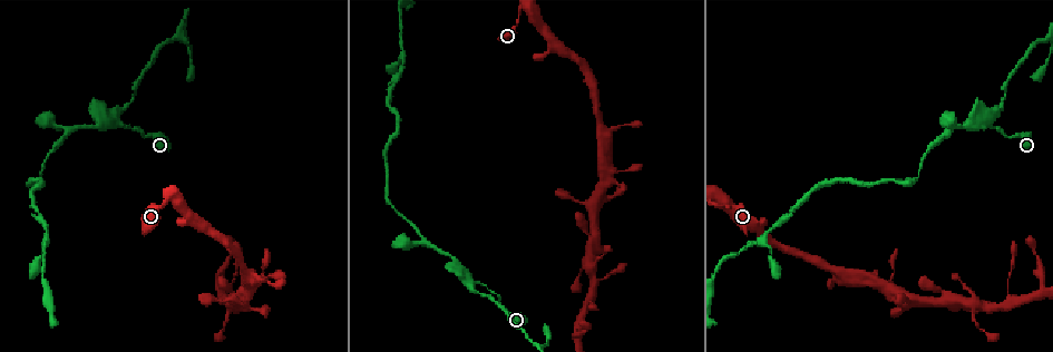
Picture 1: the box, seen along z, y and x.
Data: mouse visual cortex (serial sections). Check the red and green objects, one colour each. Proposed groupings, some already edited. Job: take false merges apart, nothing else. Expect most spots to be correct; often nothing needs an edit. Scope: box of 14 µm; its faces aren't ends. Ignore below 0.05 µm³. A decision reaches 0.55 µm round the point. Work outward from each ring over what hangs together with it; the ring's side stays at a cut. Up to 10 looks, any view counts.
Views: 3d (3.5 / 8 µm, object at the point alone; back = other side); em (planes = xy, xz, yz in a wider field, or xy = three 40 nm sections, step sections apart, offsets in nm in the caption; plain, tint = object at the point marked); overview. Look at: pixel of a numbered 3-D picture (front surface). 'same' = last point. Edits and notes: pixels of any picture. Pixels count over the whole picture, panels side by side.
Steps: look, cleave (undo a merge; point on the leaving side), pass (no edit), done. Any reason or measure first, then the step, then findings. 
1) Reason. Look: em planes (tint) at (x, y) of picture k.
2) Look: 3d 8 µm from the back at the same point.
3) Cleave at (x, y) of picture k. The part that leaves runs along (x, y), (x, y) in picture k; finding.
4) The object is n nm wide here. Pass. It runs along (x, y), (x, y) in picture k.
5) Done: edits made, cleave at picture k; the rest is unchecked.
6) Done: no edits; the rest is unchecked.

A fork. Look: 3d 3.5 µm at (876, 284) of picture 1.

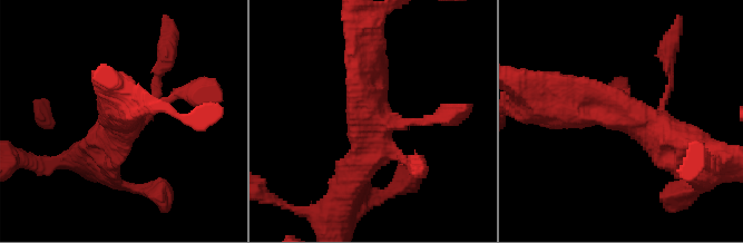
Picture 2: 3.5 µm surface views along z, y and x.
Look: em xy step 2 (tint) at (374, 118) of picture 2.

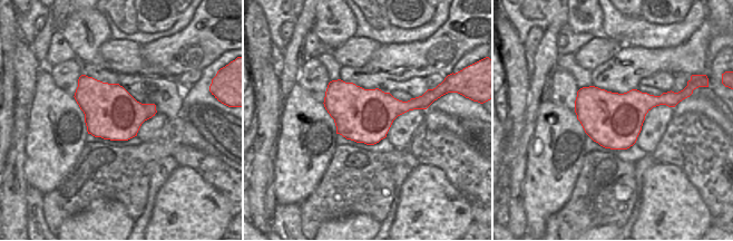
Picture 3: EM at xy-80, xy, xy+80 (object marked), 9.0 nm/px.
Pass. It runs along (550, 99), (613, 109), (684, 141) in picture 2; one cell here.

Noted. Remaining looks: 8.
Three arms meet. Look: 3d 3.5 µm at (586, 304) of picture 1.

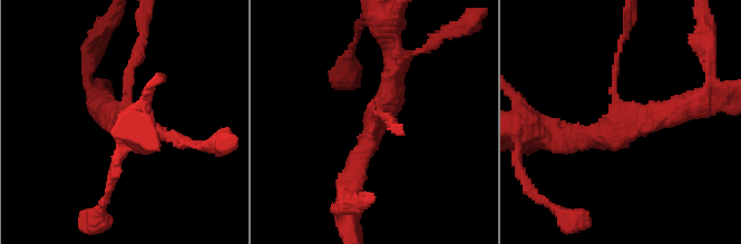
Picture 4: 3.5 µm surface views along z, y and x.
3 arms meet here; the arms are 100, 300, 300 nm wide. Look: em xy step 3 (tint) at (622, 131) of picture 4.

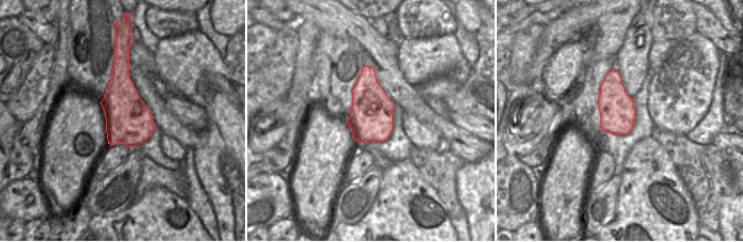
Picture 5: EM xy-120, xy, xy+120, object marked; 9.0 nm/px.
Pass. One cell here.

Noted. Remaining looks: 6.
Small branch off a trunk. Look: 3d 3.5 µm at (470, 281) of picture 1.

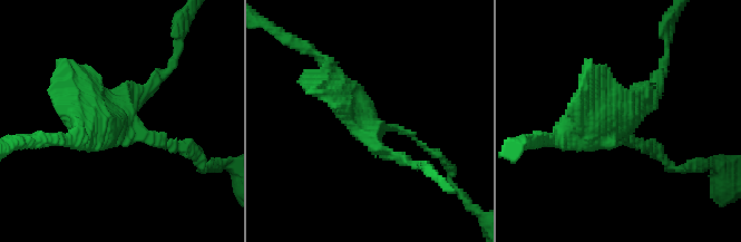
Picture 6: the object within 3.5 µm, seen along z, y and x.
Now the EM. Look: em xy step 1 (plain) at (372, 129) of picture 6.

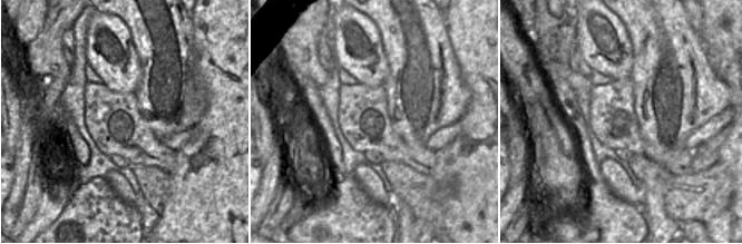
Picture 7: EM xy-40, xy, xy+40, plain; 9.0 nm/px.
Look: em xy step 1 (tint) at the same point.

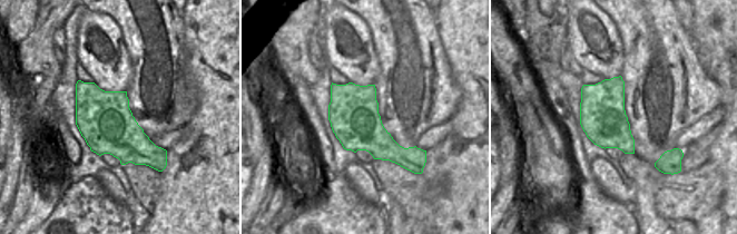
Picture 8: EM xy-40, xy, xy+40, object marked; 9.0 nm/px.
The object is 460 nm wide here. Pass. It runs along (430, 153), (409, 133), (361, 119), (331, 70) in picture 6; all the same cell.

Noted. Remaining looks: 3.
Branch point. Look: 3d 8 µm at (950, 132) of picture 1.

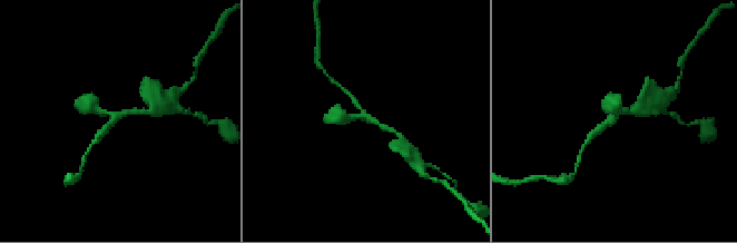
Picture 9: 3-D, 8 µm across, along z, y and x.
3 arms meet here; the arms are 150, 150, 250 nm wide; now the EM. Look: em xy step 3 (tint) at (116, 116) of picture 9.

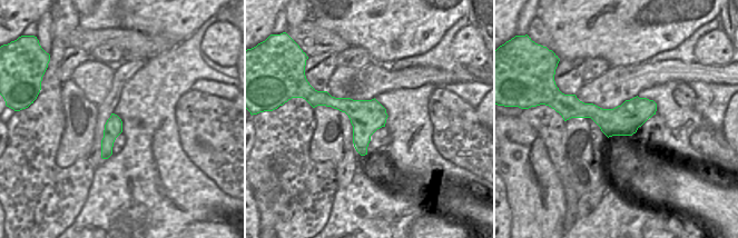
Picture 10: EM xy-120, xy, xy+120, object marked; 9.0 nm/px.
Pass. It runs along (653, 106), (630, 116), (562, 111) in picture 10; continuous, no second cell.

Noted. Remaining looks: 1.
Done: no edits; the rest is unchecked.

